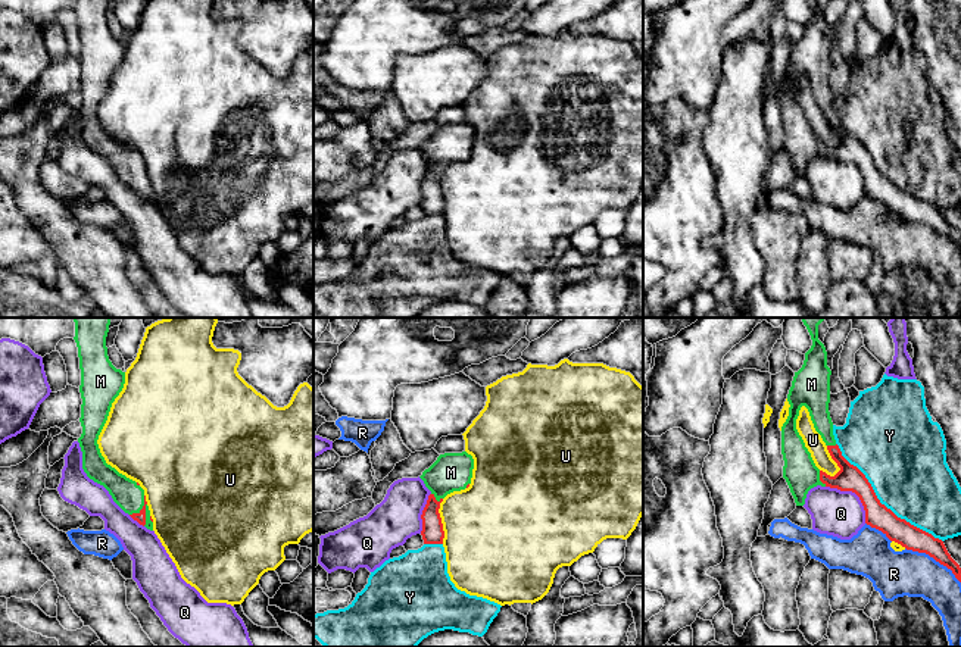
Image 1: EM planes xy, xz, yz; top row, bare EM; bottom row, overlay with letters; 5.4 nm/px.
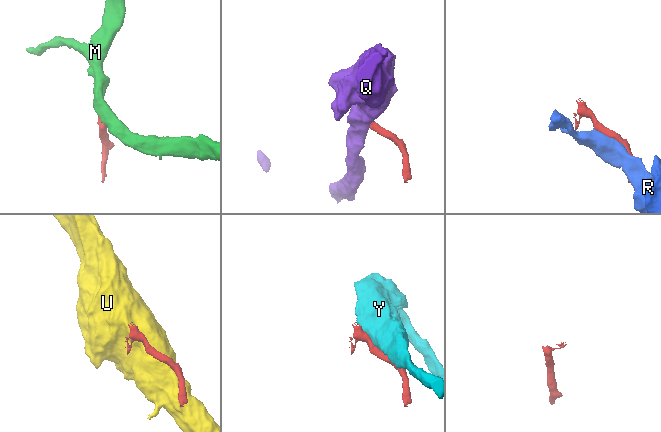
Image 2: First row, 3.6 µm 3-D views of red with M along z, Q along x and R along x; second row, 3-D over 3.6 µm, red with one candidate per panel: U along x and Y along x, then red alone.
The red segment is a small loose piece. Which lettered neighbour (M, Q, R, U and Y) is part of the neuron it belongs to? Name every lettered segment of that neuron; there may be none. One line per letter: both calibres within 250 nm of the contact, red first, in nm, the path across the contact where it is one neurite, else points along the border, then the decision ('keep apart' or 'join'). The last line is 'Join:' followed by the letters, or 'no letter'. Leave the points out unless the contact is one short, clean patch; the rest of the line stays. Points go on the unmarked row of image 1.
M: 60 nm thick on the red side, 160 nm on the other; join
Q: 140 nm thick on the red side, 260 nm on the other; keep apart
R: 130 nm thick on the red side, 260 nm on the other; keep apart
U: 120 nm thick on the red side, 460 nm on the other; keep apart
Y: 140 nm thick on the red side, 440 nm on the other; keep apart
Join: M

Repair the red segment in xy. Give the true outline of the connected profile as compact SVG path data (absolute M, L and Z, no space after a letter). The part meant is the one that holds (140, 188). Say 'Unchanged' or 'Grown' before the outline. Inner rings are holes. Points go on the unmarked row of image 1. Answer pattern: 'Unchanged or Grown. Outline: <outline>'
Grown. Outline: M75 0L81 56L81 97L78 109L82 122L82 140L90 150L103 156L113 172L134 191L153 201L153 190L138 153L119 144L106 134L97 110L107 91L112 74L125 54L125 43L116 40L107 26L109 0Z

